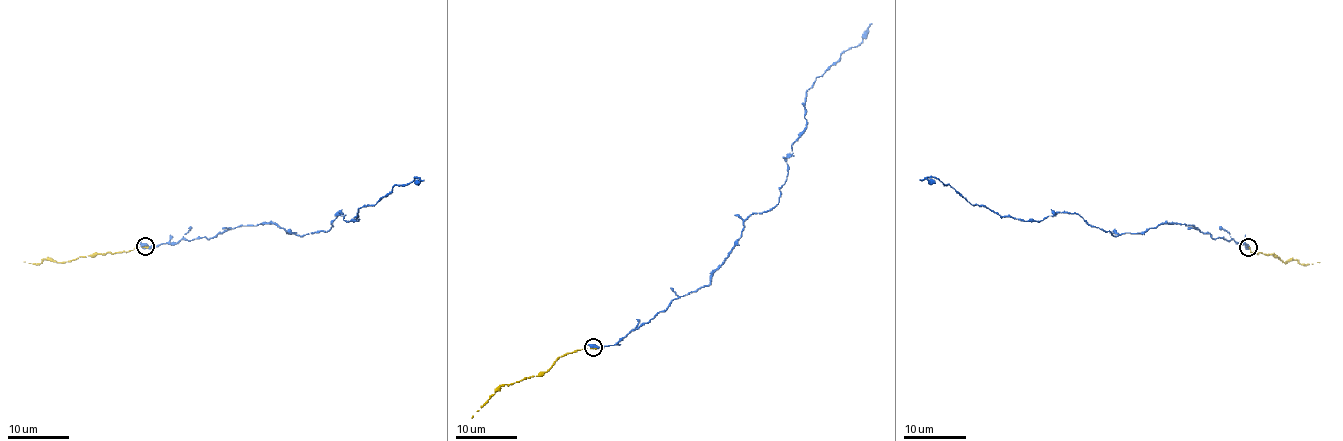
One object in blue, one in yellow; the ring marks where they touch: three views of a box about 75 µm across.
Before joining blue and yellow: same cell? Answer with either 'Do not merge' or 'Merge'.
Merge

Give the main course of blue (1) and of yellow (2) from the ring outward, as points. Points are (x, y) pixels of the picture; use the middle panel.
1: (594, 348), (615, 345), (709, 285), (745, 219), (776, 205), (805, 127), (805, 92), (871, 23)
2: (594, 348), (566, 352), (545, 372), (500, 386), (471, 418)

